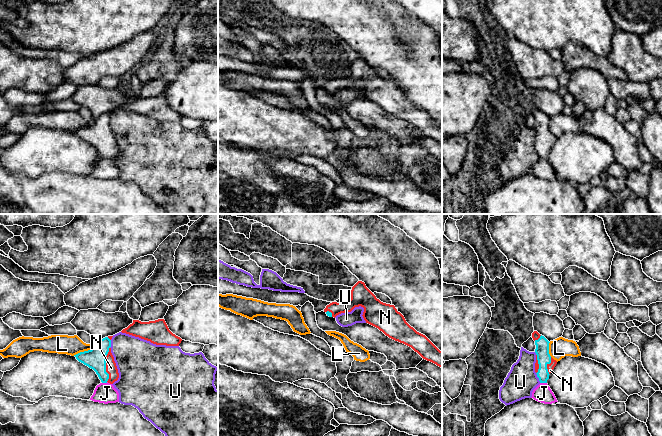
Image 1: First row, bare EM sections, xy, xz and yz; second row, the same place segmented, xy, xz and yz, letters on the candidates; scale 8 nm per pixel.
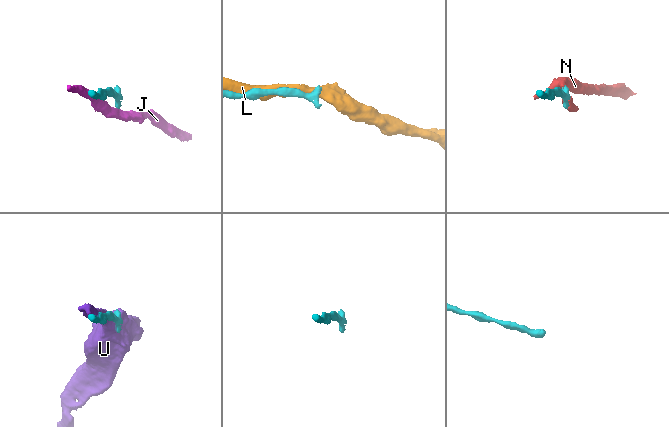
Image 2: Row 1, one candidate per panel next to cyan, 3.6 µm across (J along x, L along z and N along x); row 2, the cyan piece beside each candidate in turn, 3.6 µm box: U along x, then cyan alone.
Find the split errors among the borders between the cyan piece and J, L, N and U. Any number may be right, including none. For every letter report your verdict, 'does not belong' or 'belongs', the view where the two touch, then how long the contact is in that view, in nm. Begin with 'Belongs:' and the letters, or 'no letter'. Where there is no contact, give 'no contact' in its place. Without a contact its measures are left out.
Belongs: N
J: does not belong; meets cyan in yz; contact 60 nm long
L: does not belong; meets cyan in xy; contact 200 nm long
N: belongs; meets cyan in xy; contact 280 nm long
U: does not belong; meets cyan in yz; contact 90 nm long

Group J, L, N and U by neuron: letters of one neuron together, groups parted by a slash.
J / L / N / U

